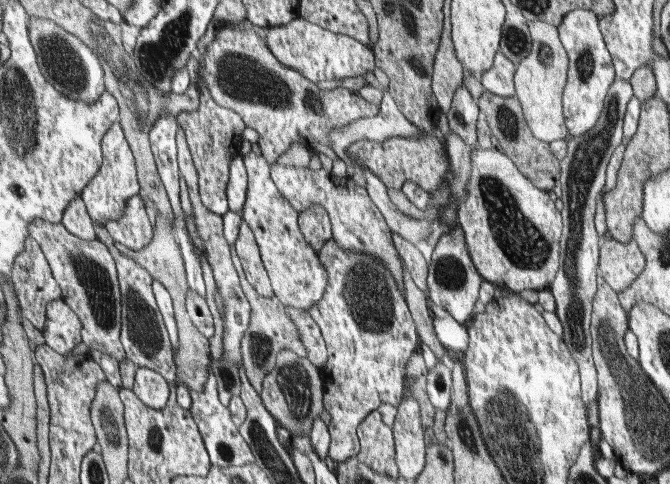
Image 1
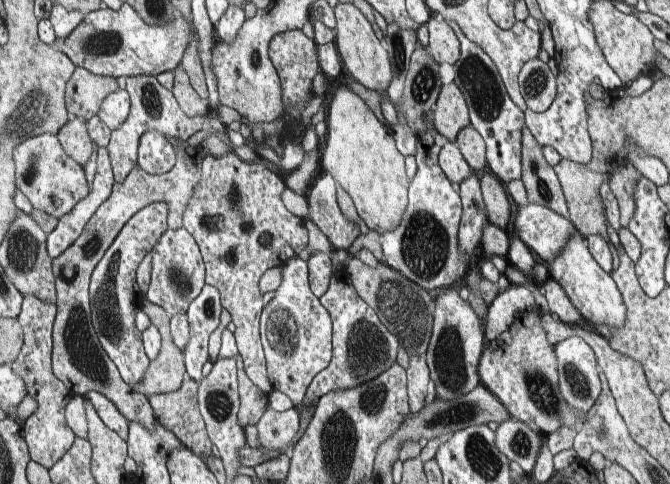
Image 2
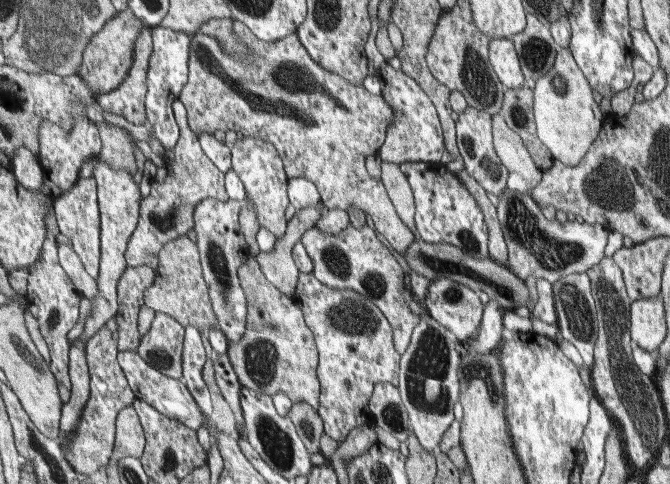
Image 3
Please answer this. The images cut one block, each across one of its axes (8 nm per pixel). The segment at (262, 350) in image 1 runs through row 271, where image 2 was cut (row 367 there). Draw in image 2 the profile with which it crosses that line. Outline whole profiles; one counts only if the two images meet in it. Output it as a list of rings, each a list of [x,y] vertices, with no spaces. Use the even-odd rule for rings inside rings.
[[[237,362],[238,392],[240,410],[238,422],[244,428],[247,424],[258,424],[260,417],[269,408],[269,394],[262,392],[246,374],[242,362]]]

